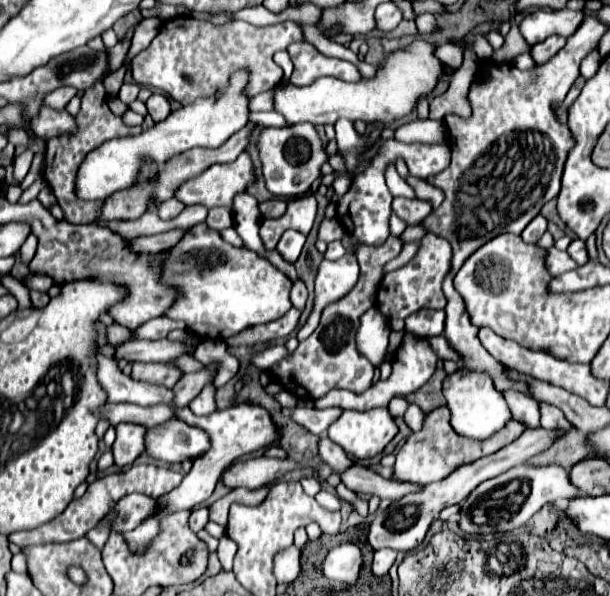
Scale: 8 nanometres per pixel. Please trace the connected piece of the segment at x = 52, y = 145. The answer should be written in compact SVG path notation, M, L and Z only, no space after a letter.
M97 83L91 89L85 89L81 95L81 109L75 115L75 135L59 135L57 139L47 141L45 149L45 169L43 169L43 179L51 187L51 191L57 197L57 203L63 209L63 217L69 223L91 223L95 215L99 215L99 207L103 203L83 203L83 199L75 199L75 175L79 169L79 163L83 163L85 155L93 151L95 147L101 147L105 141L115 139L115 137L127 137L127 135L139 135L143 127L127 127L121 117L111 113L107 107L107 91L103 83Z

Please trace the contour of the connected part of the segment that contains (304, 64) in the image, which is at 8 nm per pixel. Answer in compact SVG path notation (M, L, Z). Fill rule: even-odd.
M307 41L291 43L291 47L287 47L287 53L291 55L291 61L295 65L295 71L289 81L299 87L311 85L315 79L325 75L333 75L349 83L355 83L357 79L361 79L357 65L335 57L325 57Z

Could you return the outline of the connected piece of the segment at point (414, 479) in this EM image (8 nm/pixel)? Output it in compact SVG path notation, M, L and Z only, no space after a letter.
M437 407L437 409L433 409L425 415L421 431L413 433L405 441L405 445L399 449L397 463L395 463L395 477L401 479L401 481L411 481L411 483L419 483L419 485L427 485L431 481L441 481L451 471L455 471L459 465L471 463L479 457L485 457L485 455L491 455L491 453L503 449L505 445L515 441L523 431L525 431L523 423L511 419L511 423L507 423L507 427L499 429L495 435L491 435L483 441L467 439L467 437L455 433L453 427L449 425L449 409Z

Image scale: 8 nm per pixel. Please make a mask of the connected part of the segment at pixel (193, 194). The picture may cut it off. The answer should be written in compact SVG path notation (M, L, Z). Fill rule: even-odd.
M241 153L235 161L211 165L199 177L185 181L177 191L177 199L181 199L185 205L199 203L207 209L231 209L235 195L247 191L255 179L257 177L249 153Z

